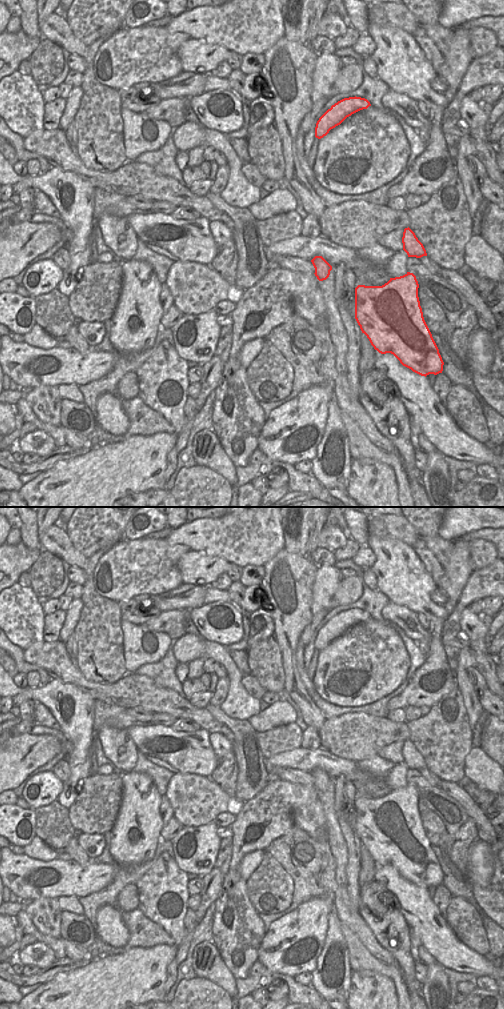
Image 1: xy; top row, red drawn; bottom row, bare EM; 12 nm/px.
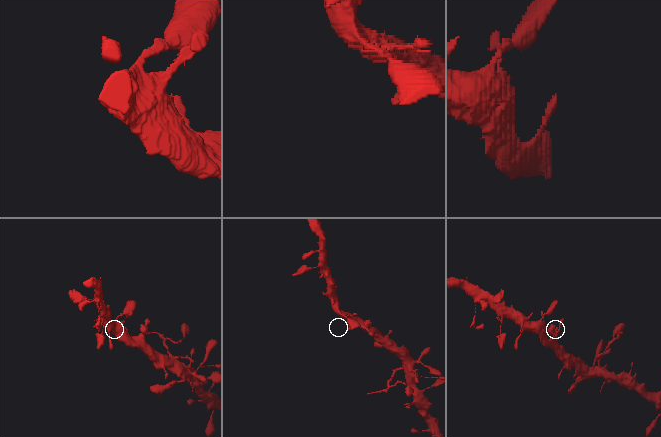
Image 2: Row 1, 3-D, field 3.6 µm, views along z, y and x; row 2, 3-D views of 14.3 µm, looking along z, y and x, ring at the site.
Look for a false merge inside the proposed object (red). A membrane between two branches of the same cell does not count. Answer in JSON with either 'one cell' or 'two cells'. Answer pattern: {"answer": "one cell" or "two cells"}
{"answer": "one cell"}

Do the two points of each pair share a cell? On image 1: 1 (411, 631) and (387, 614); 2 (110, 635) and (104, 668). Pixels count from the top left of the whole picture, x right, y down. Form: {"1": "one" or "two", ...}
{"1": "one", "2": "one"}

